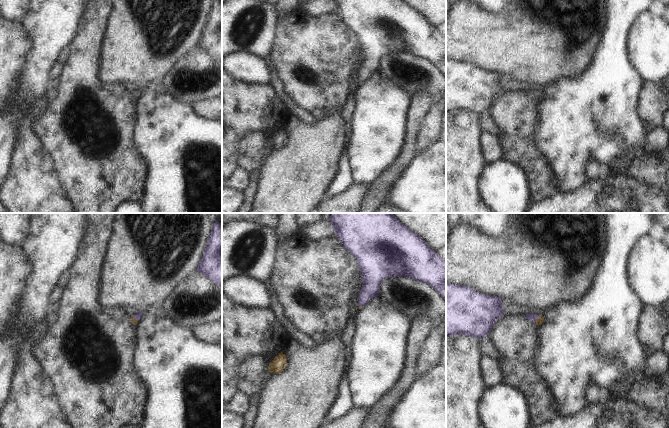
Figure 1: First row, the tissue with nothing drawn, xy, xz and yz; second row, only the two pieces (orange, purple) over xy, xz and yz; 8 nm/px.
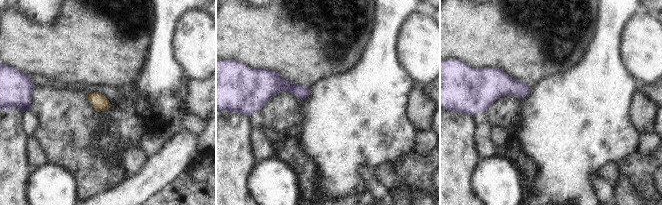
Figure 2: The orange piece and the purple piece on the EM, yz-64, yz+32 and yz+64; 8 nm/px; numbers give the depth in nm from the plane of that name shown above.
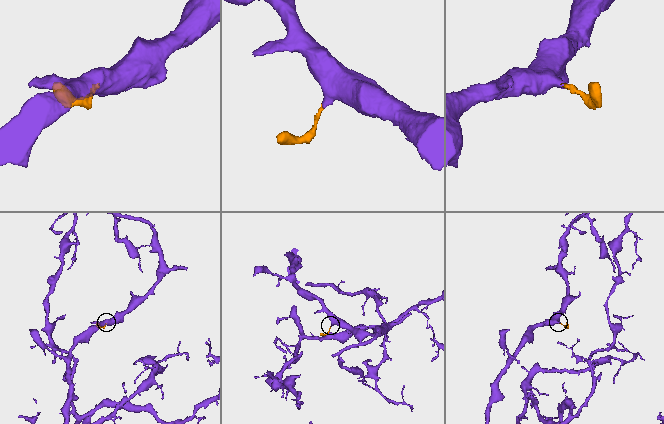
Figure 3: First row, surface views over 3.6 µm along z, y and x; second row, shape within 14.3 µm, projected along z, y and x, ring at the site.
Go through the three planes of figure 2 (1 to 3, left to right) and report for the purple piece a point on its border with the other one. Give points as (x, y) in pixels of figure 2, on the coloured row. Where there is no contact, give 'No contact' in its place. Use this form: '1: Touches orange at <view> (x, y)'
1: No contact
2: No contact
3: No contact

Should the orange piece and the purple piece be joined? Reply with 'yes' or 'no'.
yes

